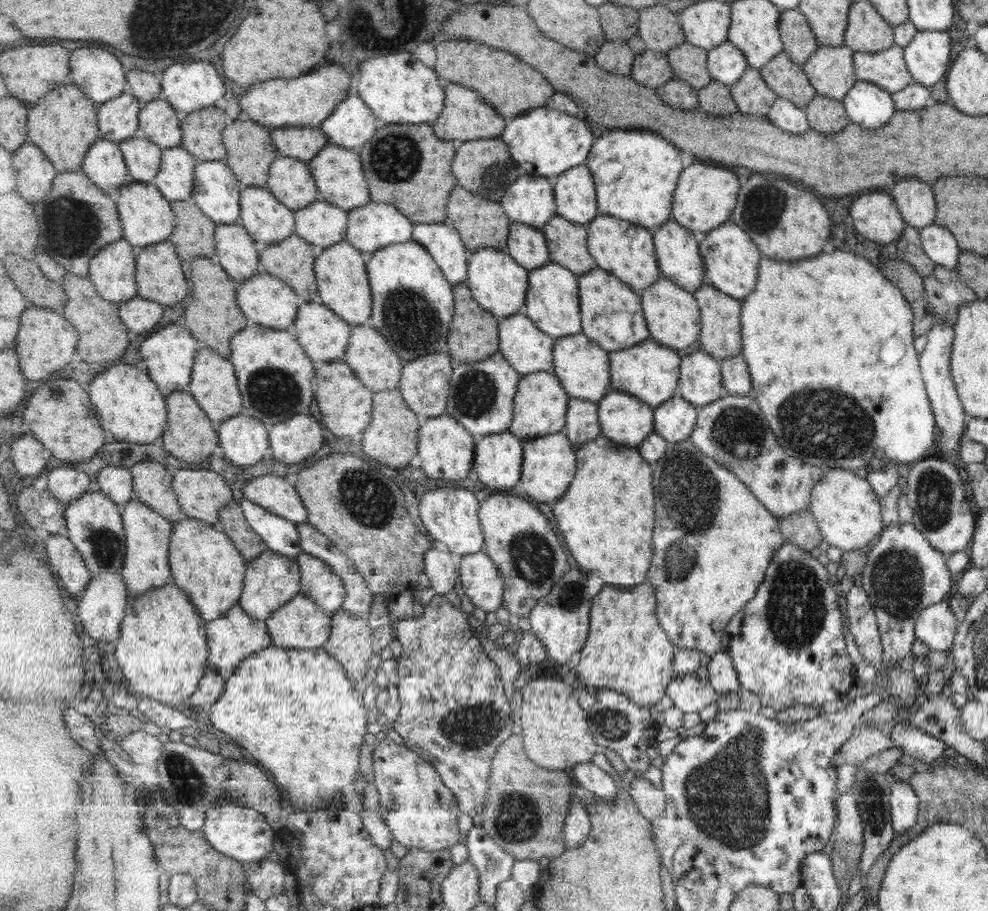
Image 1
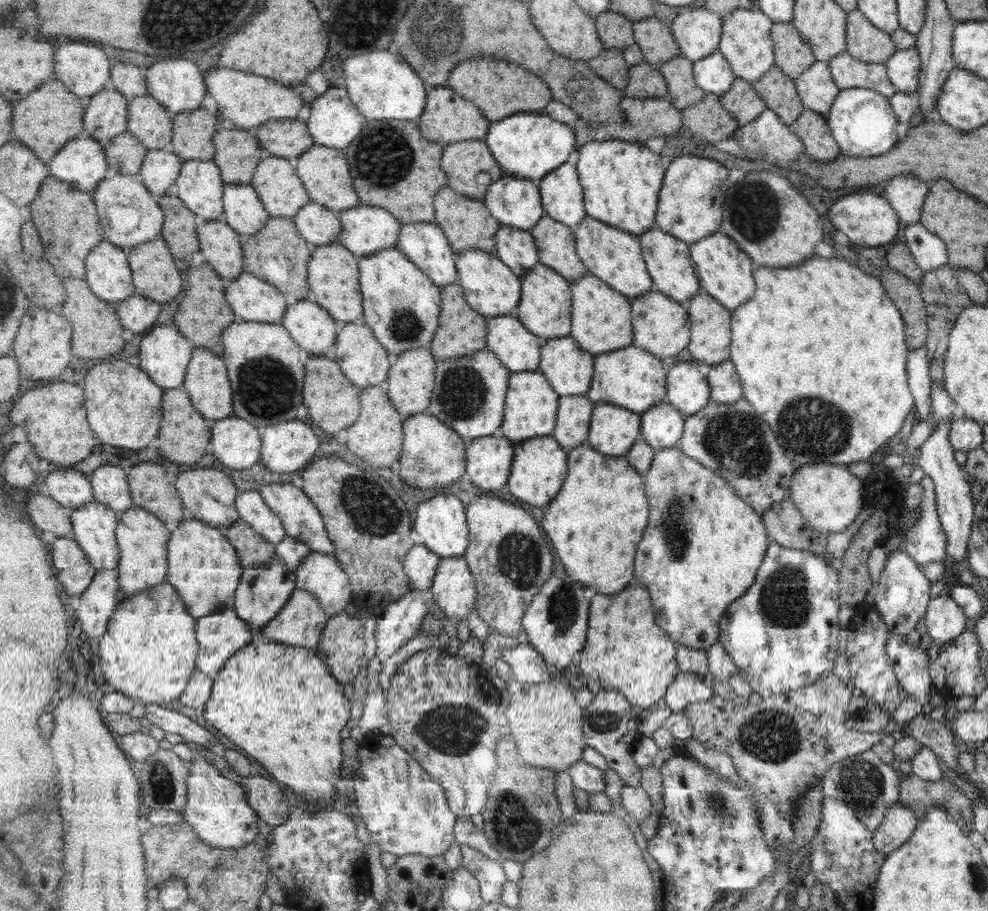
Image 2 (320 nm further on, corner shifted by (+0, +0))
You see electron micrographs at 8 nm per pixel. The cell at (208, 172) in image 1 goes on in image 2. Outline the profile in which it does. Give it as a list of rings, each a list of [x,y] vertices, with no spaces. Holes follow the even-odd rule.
[[[193,159],[184,161],[173,192],[201,221],[218,221],[225,217],[225,187],[220,166],[214,160]]]

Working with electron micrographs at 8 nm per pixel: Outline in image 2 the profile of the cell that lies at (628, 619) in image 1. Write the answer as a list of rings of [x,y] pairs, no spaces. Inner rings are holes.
[[[642,582],[628,586],[615,595],[597,592],[591,598],[589,642],[583,650],[583,672],[597,680],[607,691],[621,692],[633,703],[650,711],[659,700],[666,698],[677,668],[676,642],[660,627],[655,618],[652,595]]]

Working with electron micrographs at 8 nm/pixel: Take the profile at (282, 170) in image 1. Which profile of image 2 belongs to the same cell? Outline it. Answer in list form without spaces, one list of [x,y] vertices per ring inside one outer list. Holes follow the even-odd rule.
[[[266,157],[257,167],[251,184],[273,217],[294,218],[311,202],[296,165],[290,159]]]

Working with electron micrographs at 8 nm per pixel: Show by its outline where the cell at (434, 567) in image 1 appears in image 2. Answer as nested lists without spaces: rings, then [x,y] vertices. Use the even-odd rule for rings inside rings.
[[[423,544],[413,546],[404,562],[404,569],[407,571],[409,578],[412,579],[415,589],[425,592],[431,590],[437,569],[439,569],[442,560],[443,558],[439,554],[431,551]]]

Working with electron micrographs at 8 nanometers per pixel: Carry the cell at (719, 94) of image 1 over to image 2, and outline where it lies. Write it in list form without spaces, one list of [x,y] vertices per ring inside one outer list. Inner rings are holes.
[[[706,93],[701,102],[682,111],[684,128],[708,147],[733,138],[740,127],[720,98],[719,94]]]

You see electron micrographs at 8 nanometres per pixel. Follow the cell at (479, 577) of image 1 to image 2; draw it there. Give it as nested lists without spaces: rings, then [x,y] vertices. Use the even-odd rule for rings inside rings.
[[[445,557],[431,588],[433,600],[449,620],[465,621],[476,608],[479,590],[471,566],[463,557]]]

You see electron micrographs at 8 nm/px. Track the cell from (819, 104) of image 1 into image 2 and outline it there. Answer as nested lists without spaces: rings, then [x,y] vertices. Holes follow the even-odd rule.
[[[804,109],[788,129],[804,145],[803,154],[817,162],[829,162],[835,159],[840,147],[832,137],[831,129],[823,115]]]

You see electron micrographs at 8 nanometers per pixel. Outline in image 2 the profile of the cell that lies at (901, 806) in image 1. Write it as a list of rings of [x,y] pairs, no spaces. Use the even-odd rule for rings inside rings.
[[[896,803],[887,808],[878,827],[872,833],[872,845],[883,854],[895,850],[901,842],[912,835],[917,819],[911,809]],[[889,836],[889,842],[883,843],[883,838]]]

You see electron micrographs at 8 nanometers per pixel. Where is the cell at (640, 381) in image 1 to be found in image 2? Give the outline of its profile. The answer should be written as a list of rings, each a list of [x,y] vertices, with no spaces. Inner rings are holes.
[[[635,346],[596,355],[596,372],[588,397],[593,402],[615,404],[642,415],[655,405],[665,401],[668,380],[661,360],[655,354]]]

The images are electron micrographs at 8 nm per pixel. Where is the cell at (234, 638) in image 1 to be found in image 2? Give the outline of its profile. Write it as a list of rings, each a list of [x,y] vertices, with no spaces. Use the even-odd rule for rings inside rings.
[[[223,609],[209,616],[199,617],[196,623],[197,638],[201,640],[197,666],[213,680],[219,676],[229,658],[247,646],[256,636],[250,624],[241,618],[236,610]]]

